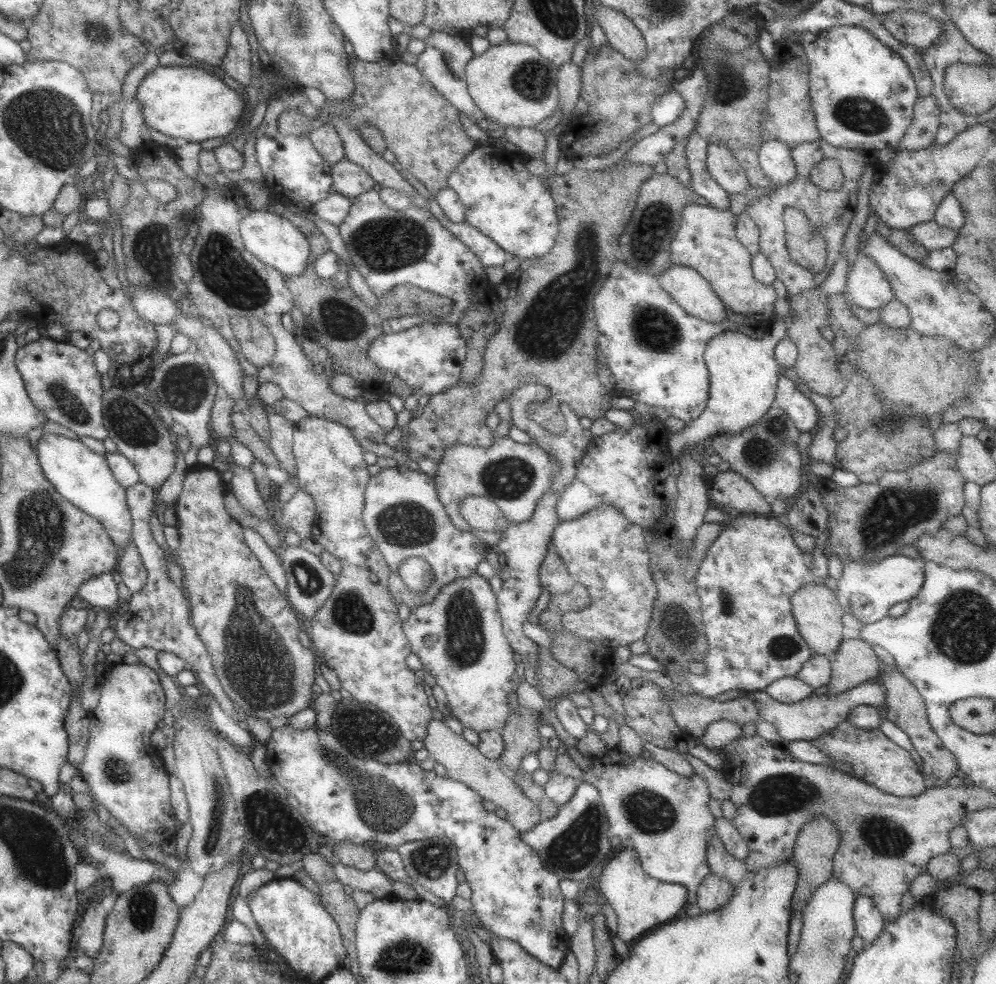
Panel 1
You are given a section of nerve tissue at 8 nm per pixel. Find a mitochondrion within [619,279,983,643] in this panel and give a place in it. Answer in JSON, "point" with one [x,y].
{"point":[894,511]}

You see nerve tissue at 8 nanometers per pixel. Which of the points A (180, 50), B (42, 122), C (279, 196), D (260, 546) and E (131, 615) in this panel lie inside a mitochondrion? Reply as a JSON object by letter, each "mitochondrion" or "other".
{"A":"other","B":"mitochondrion","C":"other","D":"other","E":"other"}

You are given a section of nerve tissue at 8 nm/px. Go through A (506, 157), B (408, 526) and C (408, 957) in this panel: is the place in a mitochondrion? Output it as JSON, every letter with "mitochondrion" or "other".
{"A":"other","B":"mitochondrion","C":"mitochondrion"}

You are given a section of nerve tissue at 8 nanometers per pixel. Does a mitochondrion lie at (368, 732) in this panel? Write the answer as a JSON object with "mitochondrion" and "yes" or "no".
{"mitochondrion":"yes"}

